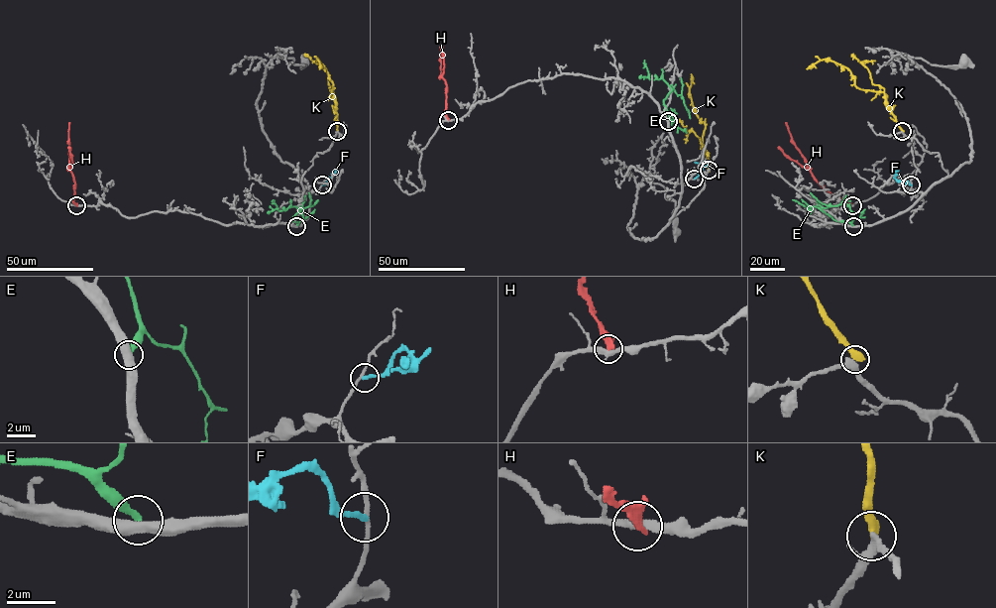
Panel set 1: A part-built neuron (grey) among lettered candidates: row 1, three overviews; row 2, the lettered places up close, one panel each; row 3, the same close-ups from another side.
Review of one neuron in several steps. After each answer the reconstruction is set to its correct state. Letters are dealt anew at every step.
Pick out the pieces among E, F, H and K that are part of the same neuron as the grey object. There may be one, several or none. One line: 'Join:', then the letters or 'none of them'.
Join: none of them

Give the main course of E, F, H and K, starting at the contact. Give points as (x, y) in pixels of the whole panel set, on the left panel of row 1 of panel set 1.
E: (296, 226), (297, 222), (291, 218), (299, 209), (291, 206), (279, 210), (273, 199)
F: (322, 184), (330, 181), (335, 171)
H: (76, 205), (73, 202), (74, 182), (69, 169), (69, 122)
K: (337, 131), (335, 98), (330, 91), (332, 81), (317, 60), (319, 68)

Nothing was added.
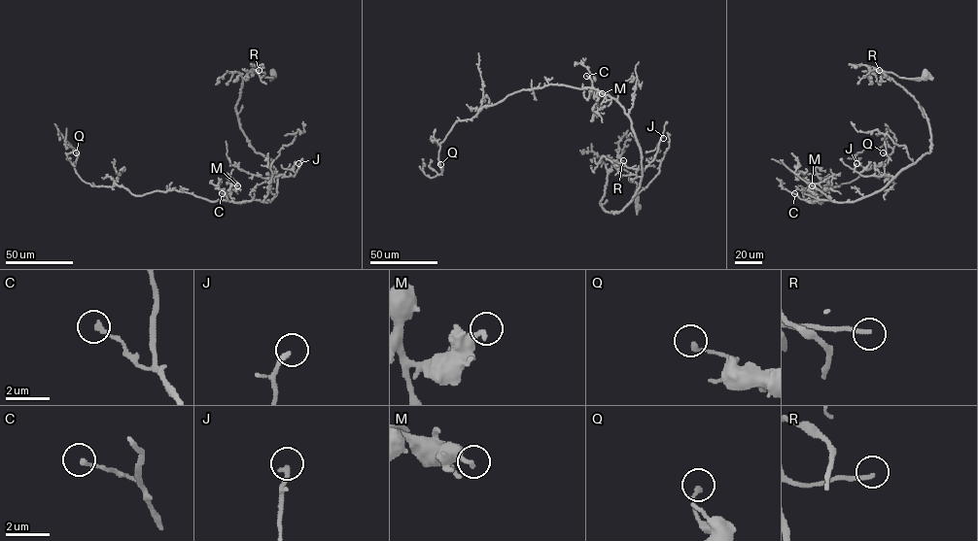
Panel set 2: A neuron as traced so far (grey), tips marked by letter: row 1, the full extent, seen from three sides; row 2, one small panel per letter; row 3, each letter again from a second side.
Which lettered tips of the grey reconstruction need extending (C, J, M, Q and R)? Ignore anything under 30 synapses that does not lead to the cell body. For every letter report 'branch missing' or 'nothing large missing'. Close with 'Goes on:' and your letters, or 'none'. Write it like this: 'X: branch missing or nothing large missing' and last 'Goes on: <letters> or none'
C: nothing large missing
J: branch missing
M: nothing large missing
Q: nothing large missing
R: nothing large missing
Goes on: J

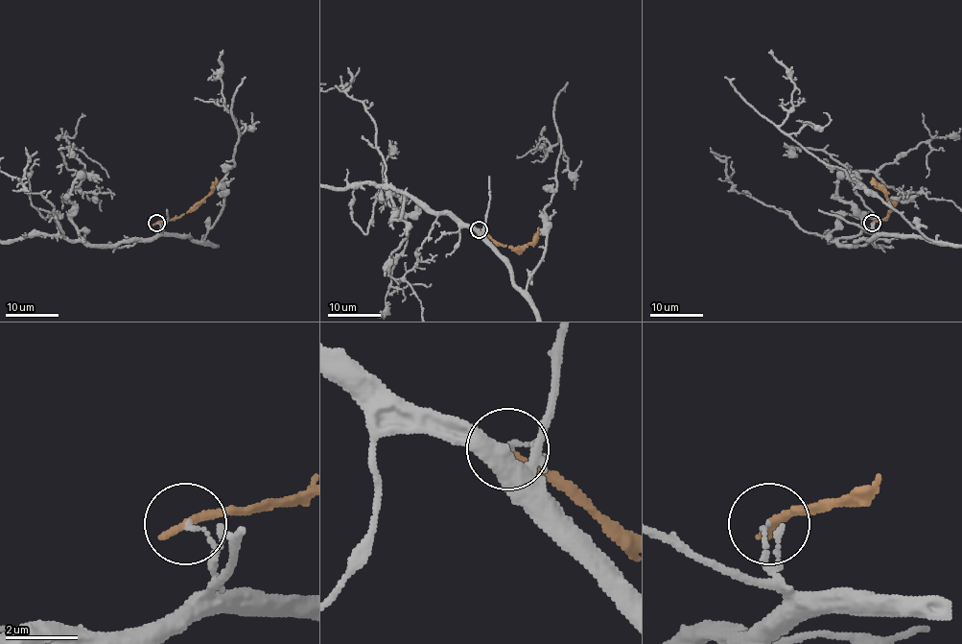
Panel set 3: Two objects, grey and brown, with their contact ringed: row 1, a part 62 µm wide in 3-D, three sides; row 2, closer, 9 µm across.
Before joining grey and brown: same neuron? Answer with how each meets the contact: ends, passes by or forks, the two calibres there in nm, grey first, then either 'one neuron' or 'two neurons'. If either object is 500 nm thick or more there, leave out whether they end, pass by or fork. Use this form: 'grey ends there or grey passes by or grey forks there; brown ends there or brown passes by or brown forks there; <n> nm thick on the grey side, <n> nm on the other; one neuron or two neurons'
grey ends there; brown ends there; 80 nm thick on the grey side, 300 nm on the other; two neurons

